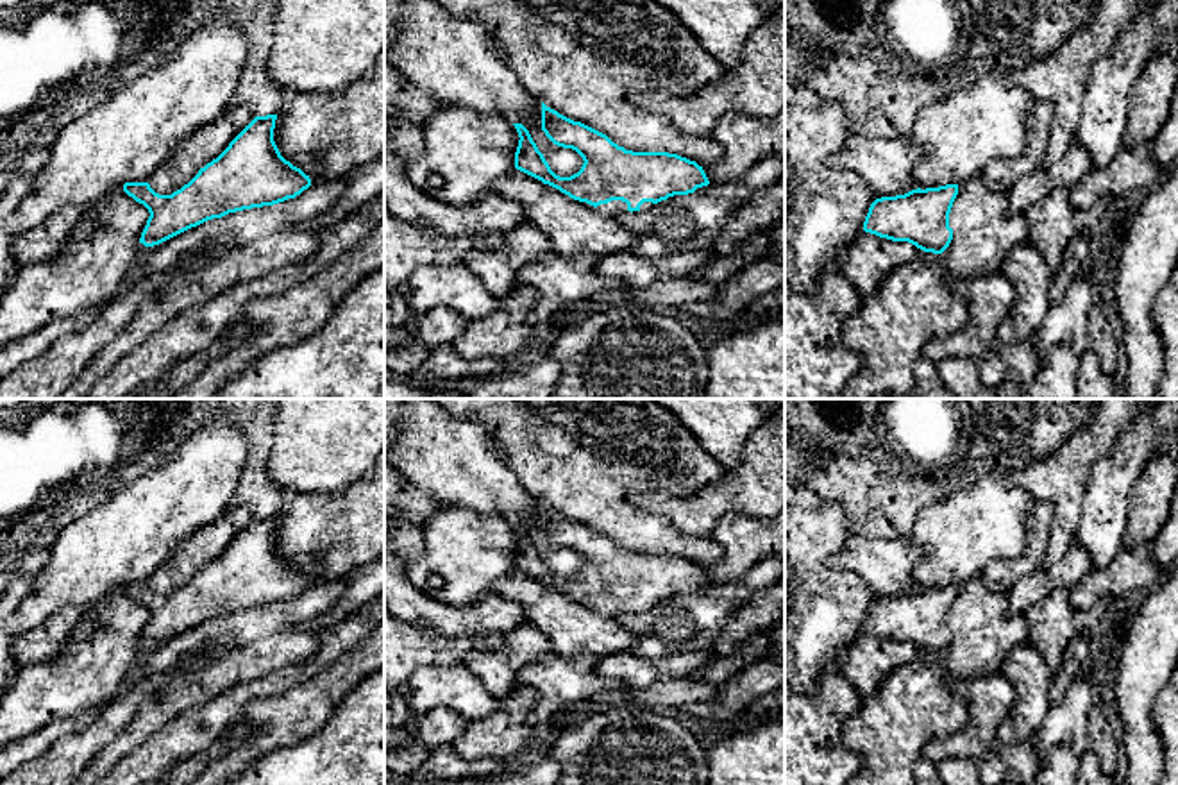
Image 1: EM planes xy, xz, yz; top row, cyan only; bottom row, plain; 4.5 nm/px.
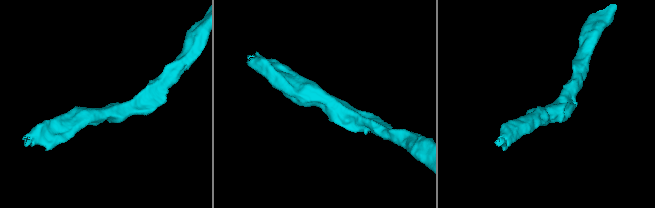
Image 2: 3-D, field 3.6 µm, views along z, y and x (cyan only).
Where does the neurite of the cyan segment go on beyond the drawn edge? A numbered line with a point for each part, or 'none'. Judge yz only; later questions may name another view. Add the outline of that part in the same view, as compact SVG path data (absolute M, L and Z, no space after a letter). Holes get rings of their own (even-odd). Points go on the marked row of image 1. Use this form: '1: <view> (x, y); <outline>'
none

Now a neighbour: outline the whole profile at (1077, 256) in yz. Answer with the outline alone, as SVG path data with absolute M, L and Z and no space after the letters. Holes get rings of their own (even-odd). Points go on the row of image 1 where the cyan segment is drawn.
M1080 231L1067 243L1062 266L1053 270L1051 288L1048 291L1048 299L1051 304L1060 302L1073 279L1089 268L1090 263L1090 243L1089 234Z

